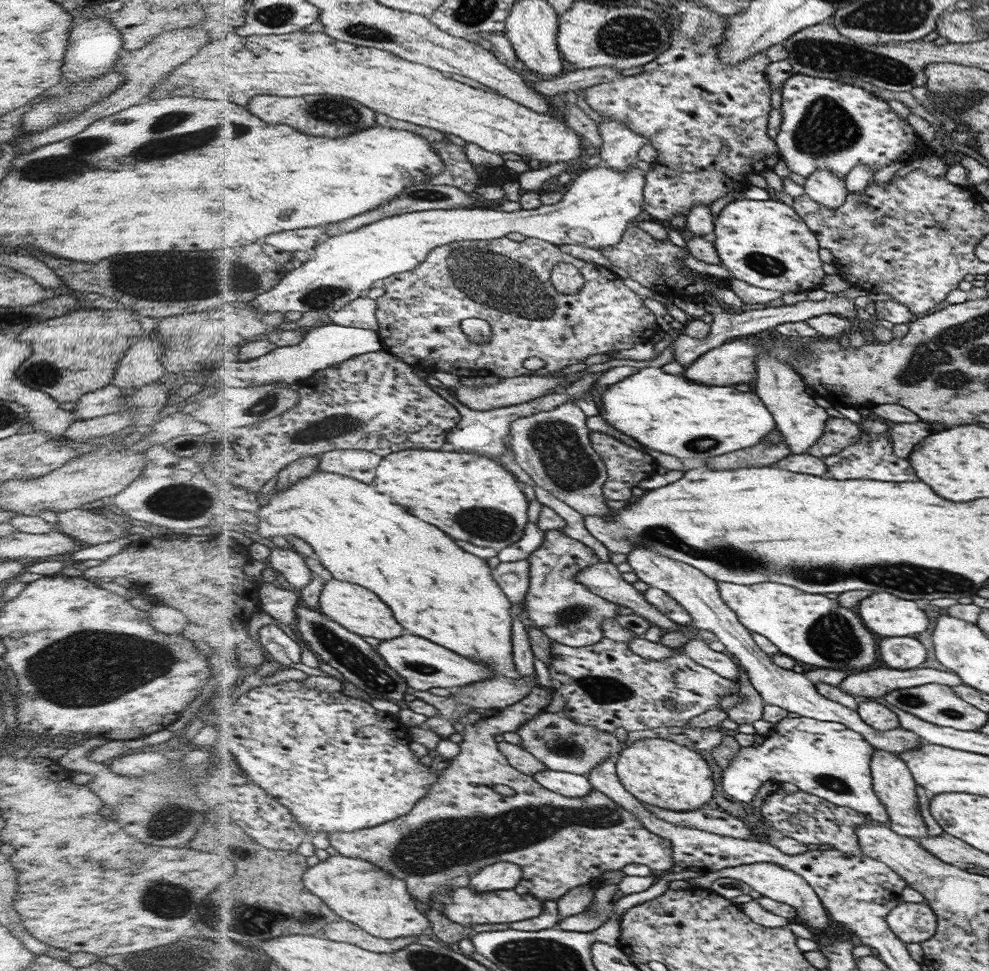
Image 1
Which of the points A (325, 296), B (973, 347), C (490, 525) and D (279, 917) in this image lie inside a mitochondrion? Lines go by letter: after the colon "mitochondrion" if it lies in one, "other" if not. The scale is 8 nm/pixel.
A: mitochondrion
B: mitochondrion
C: mitochondrion
D: mitochondrion

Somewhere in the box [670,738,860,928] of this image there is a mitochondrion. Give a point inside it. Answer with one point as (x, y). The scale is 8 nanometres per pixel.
(837, 785)

